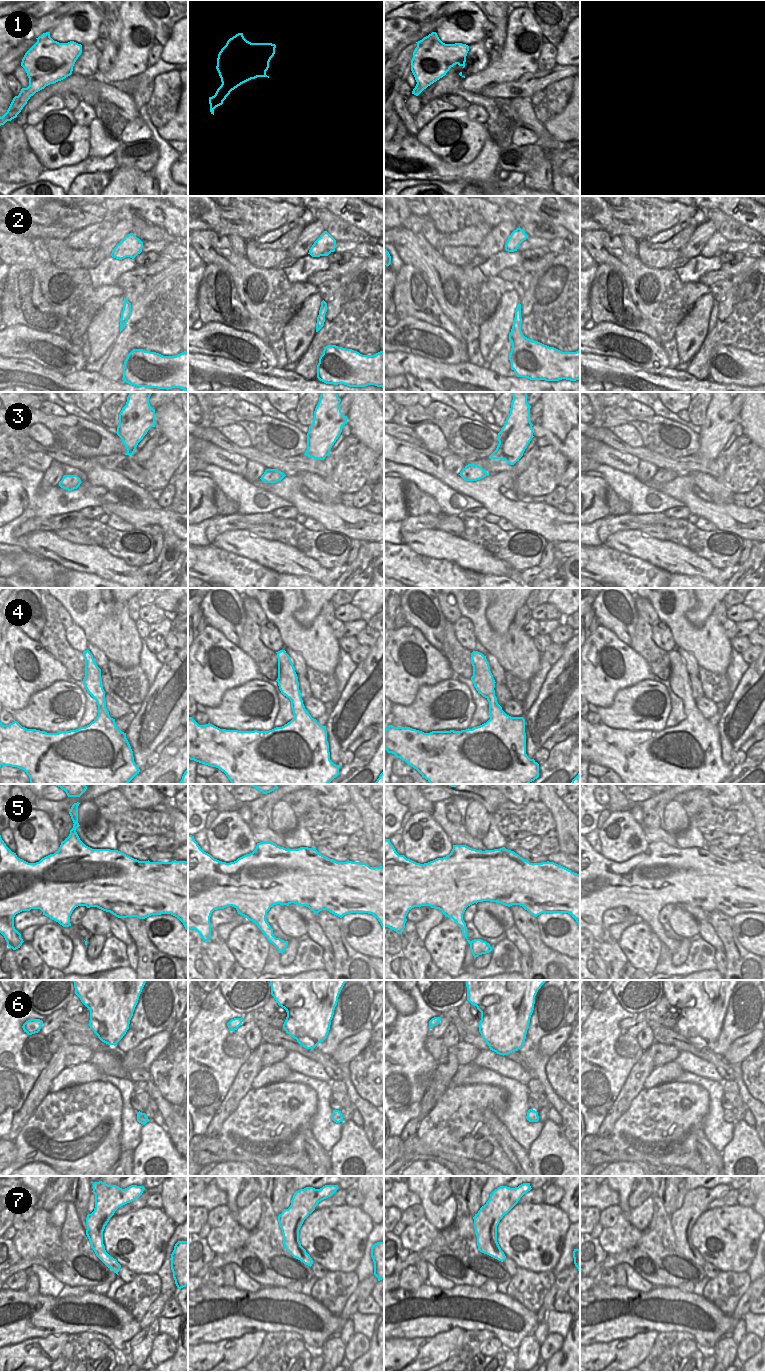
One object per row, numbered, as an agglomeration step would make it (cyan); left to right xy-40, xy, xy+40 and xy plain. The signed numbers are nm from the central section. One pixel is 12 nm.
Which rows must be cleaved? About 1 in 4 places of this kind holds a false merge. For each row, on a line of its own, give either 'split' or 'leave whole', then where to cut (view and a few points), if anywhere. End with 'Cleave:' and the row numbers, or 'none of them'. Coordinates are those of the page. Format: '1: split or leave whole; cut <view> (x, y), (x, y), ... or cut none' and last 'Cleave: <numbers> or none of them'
1: leave whole; cut none
2: leave whole; cut none
3: leave whole; cut none
4: leave whole; cut none
5: leave whole; cut none
6: leave whole; cut none
7: leave whole; cut none
Cleave: none of them

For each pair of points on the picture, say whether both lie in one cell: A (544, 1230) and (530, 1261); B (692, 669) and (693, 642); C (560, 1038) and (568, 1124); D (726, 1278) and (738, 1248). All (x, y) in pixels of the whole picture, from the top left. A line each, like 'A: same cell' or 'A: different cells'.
A: same cell
B: different cells
C: different cells
D: different cells

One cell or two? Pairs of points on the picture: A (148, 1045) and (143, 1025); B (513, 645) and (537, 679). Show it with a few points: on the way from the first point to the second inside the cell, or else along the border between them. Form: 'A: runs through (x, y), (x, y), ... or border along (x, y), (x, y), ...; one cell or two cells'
A: border along (165, 1029), (144, 1039), (133, 1049), (126, 1052); two cells
B: border along (541, 654), (539, 669), (528, 680); two cells

